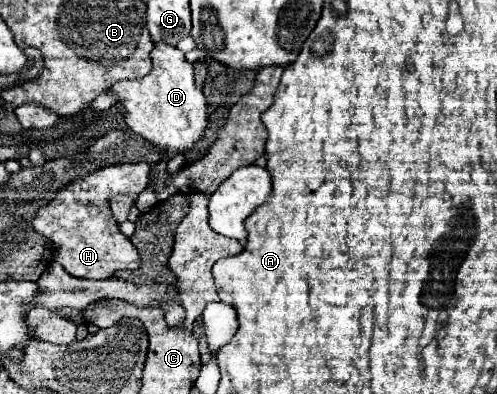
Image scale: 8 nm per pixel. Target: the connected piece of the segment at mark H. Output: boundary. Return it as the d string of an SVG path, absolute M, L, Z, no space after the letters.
M146 162L116 164L100 168L80 182L72 182L56 194L56 198L40 208L32 226L42 236L50 238L56 246L58 262L76 278L110 278L118 270L138 270L140 254L118 230L118 222L110 212L110 198L118 194L140 194L149 181L150 170Z

